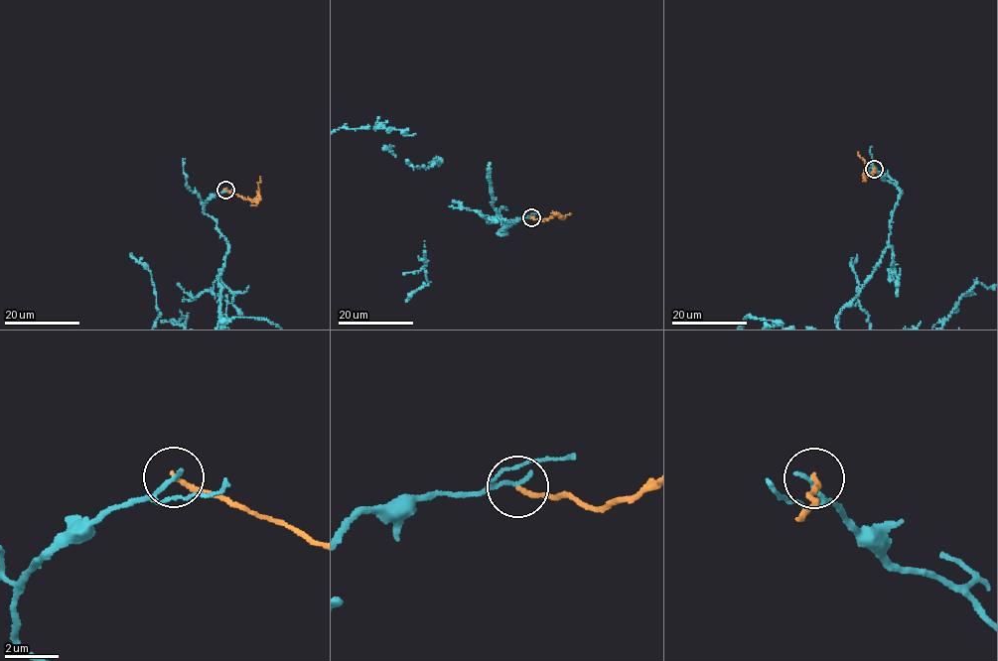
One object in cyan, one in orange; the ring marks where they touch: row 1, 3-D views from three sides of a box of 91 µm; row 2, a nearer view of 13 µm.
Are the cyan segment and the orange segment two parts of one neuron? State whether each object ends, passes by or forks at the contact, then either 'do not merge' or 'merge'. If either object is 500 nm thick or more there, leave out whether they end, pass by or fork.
cyan passes by; orange ends; do not merge

